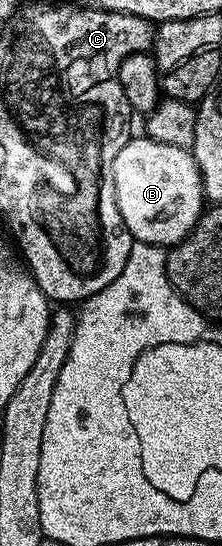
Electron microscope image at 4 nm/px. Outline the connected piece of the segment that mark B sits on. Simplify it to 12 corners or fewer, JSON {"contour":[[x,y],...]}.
{"contour":[[133,135],[114,194],[133,241],[165,250],[206,211],[191,151]]}

